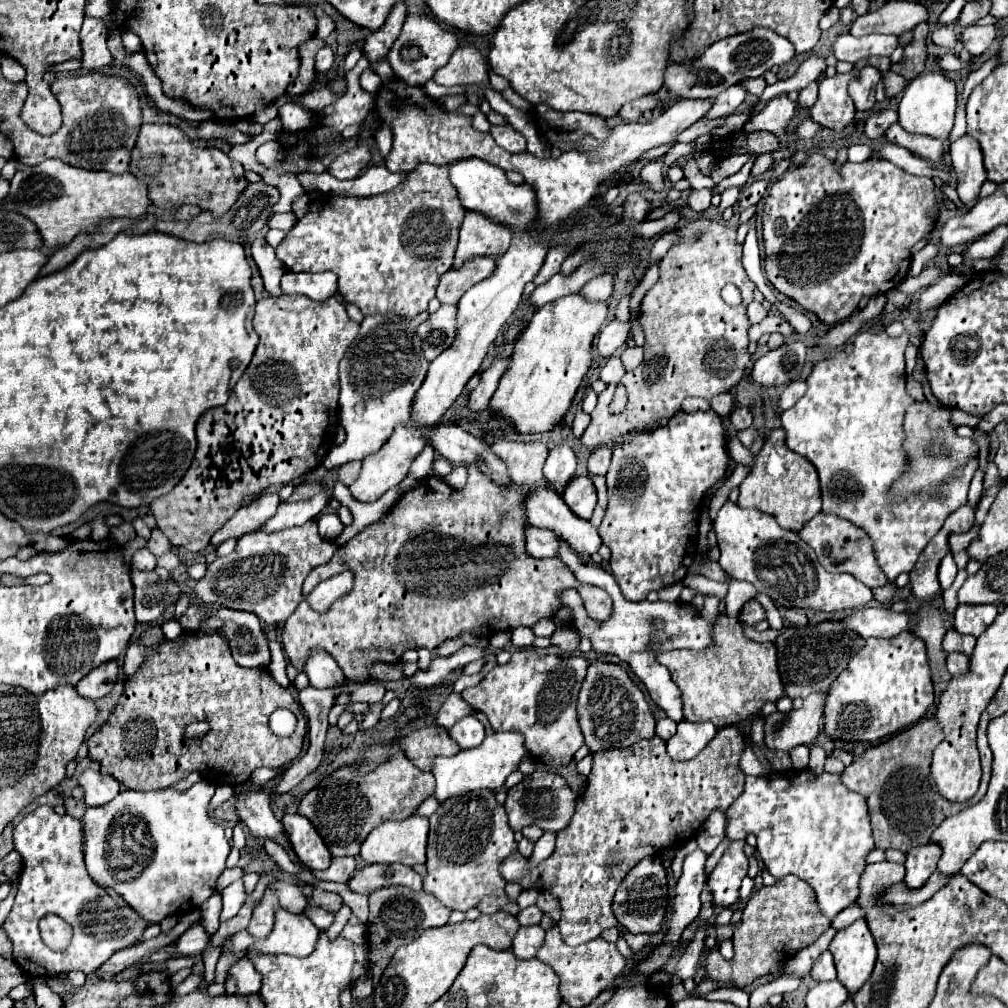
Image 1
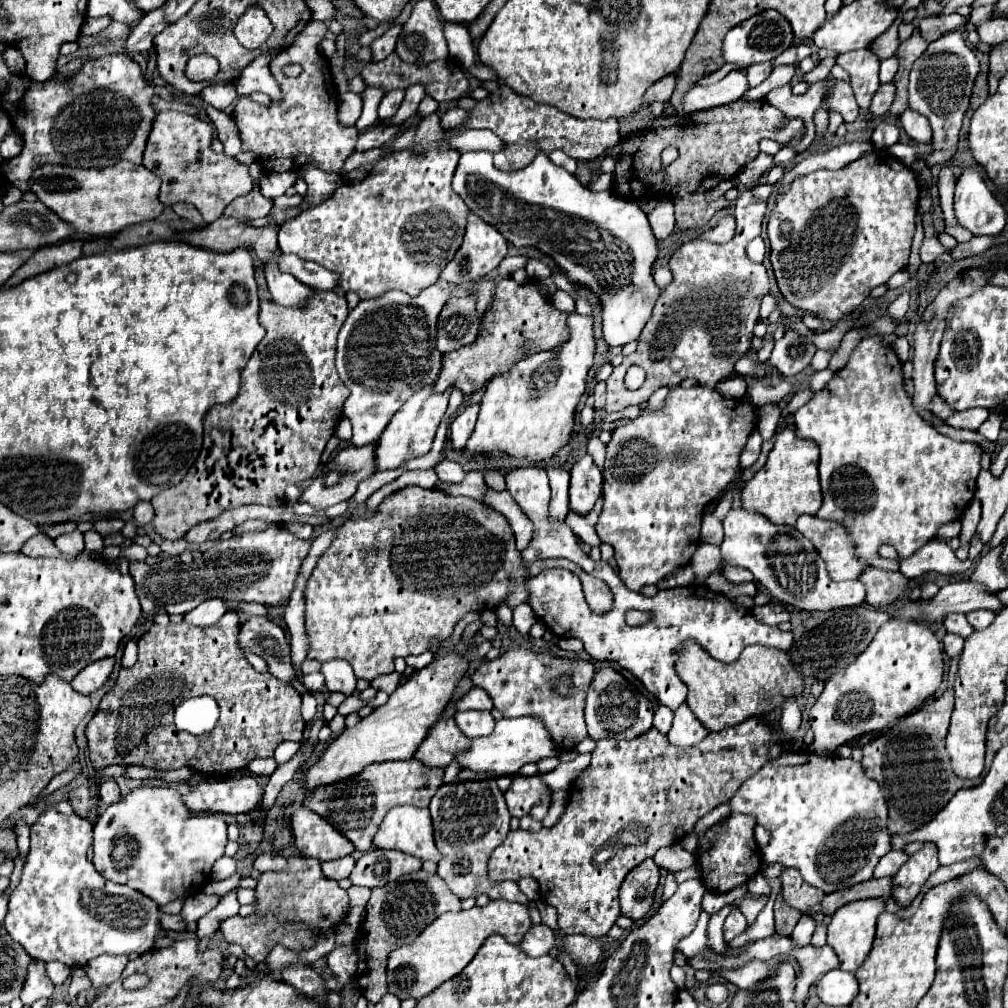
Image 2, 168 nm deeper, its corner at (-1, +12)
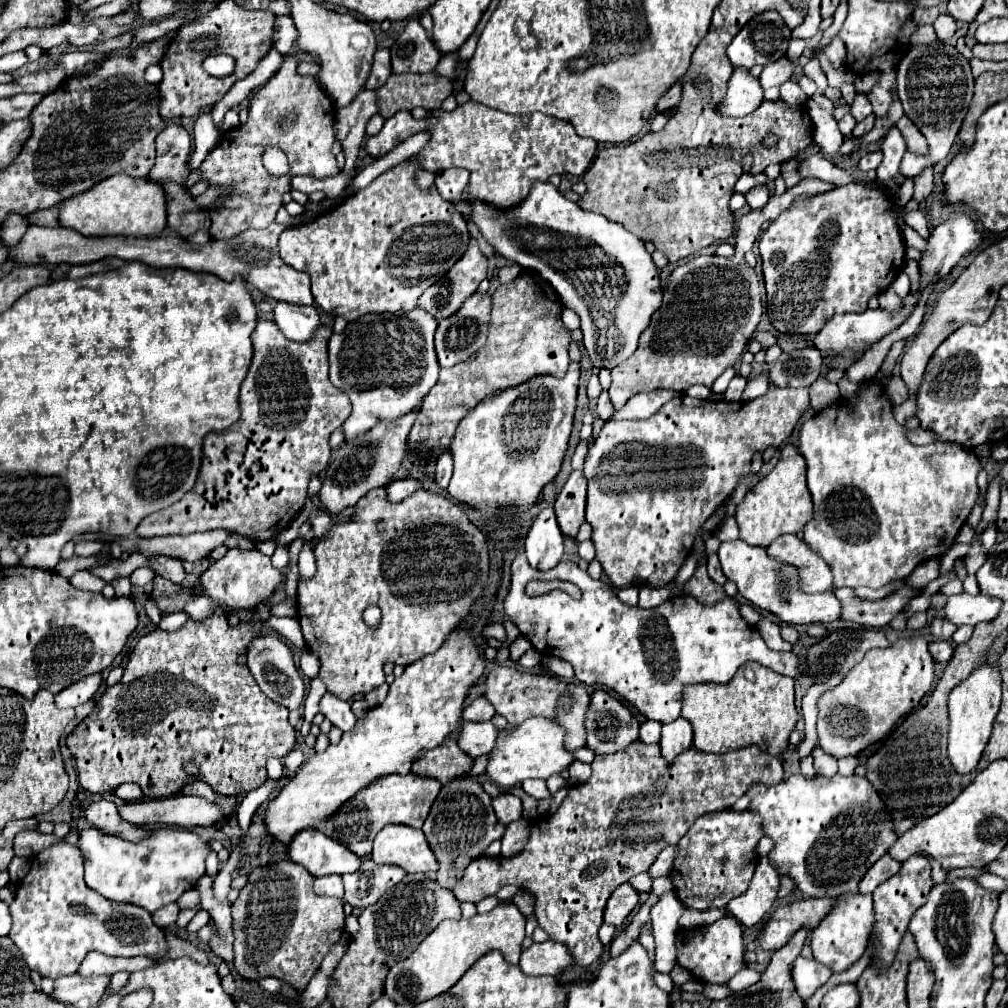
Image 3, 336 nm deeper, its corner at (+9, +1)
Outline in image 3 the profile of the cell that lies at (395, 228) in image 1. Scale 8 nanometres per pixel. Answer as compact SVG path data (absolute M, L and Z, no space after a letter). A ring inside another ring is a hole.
M412 157L376 177L366 189L348 197L342 205L330 207L316 219L282 231L280 257L286 265L306 271L312 277L312 295L320 309L344 315L346 321L356 321L366 313L412 311L418 297L430 285L440 281L448 269L452 269L456 259L464 255L470 243L466 221L436 189L430 193L418 189L414 175L418 169L422 169L418 157Z

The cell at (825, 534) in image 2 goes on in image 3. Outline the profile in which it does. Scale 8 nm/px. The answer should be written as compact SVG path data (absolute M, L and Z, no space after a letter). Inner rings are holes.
M780 535L766 549L774 561L792 565L798 569L800 589L806 593L832 591L832 571L828 565L796 535Z

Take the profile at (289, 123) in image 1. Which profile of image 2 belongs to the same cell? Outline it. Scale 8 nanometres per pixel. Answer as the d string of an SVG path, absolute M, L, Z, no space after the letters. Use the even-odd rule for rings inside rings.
M266 52L262 56L258 56L256 62L252 62L244 72L242 76L238 78L236 82L236 92L242 96L242 94L254 94L254 92L266 92L266 86L268 86L268 96L272 100L282 100L282 90L278 86L278 82L274 80L268 64L270 60L276 56L278 52Z

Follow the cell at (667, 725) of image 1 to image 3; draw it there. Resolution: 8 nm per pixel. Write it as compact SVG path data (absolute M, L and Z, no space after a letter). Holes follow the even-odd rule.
M644 721L640 725L640 741L644 743L658 743L660 741L660 723L658 721Z

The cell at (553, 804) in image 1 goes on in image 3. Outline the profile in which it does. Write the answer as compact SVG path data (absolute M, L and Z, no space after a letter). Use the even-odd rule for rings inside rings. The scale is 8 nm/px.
M502 793L496 799L492 799L492 807L494 807L500 823L508 825L508 823L522 819L522 801L510 793Z

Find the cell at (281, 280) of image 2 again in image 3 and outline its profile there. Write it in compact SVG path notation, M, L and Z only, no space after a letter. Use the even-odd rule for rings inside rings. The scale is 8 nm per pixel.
M274 301L274 321L278 329L292 341L306 343L314 337L320 319L316 307L300 307L290 303Z

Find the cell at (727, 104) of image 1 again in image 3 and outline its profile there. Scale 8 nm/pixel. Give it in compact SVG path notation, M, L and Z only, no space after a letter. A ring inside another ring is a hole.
M782 57L774 63L768 63L760 75L760 83L764 89L770 87L780 87L784 81L788 81L796 71L796 63L790 61L788 57Z

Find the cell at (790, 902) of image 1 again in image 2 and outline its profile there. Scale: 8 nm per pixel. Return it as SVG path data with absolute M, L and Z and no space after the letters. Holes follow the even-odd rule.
M786 868L780 874L780 882L782 882L782 898L786 902L786 906L798 910L800 914L810 914L814 918L814 922L820 926L824 920L824 914L820 912L812 912L814 906L818 906L824 898L822 890L818 890L816 886L810 886L798 870Z

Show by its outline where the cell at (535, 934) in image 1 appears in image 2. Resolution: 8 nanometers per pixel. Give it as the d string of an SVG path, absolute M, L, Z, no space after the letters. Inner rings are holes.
M532 924L518 944L528 956L544 956L554 946L554 932L546 924Z

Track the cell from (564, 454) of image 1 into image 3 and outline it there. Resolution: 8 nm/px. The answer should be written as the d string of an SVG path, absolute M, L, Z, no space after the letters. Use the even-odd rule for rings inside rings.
M544 507L526 537L526 557L530 567L548 571L554 569L564 553L564 535L558 527L552 507Z

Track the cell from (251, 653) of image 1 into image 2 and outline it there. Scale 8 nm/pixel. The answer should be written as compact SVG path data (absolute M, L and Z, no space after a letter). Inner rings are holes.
M252 616L244 622L244 626L240 626L238 646L264 658L270 666L270 672L280 674L278 680L288 682L290 678L296 678L294 666L290 662L290 646L286 642L286 634L266 616Z

